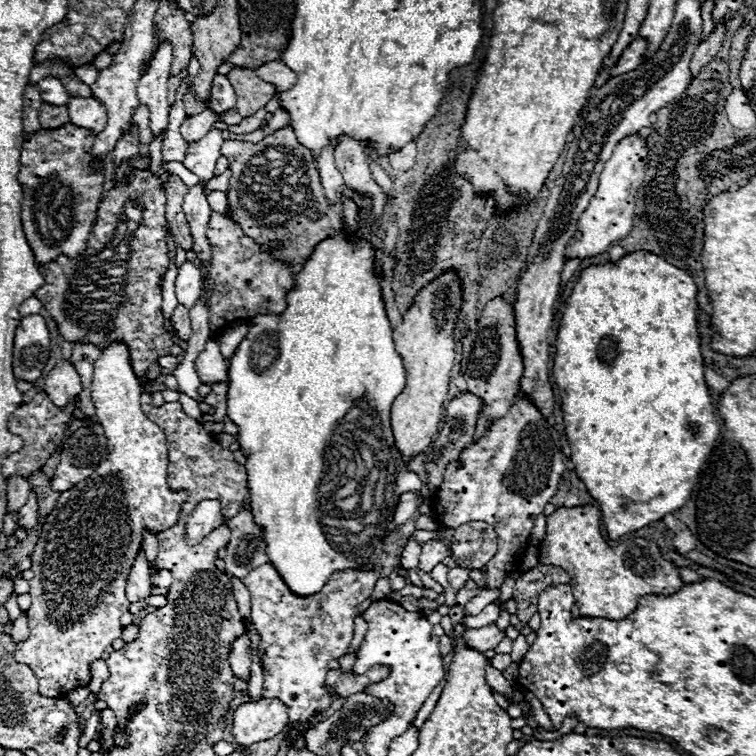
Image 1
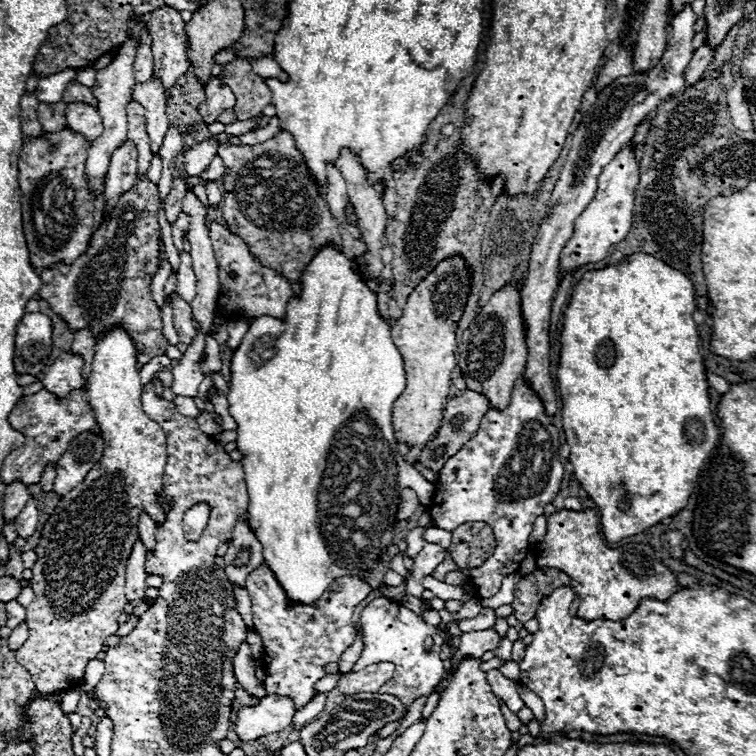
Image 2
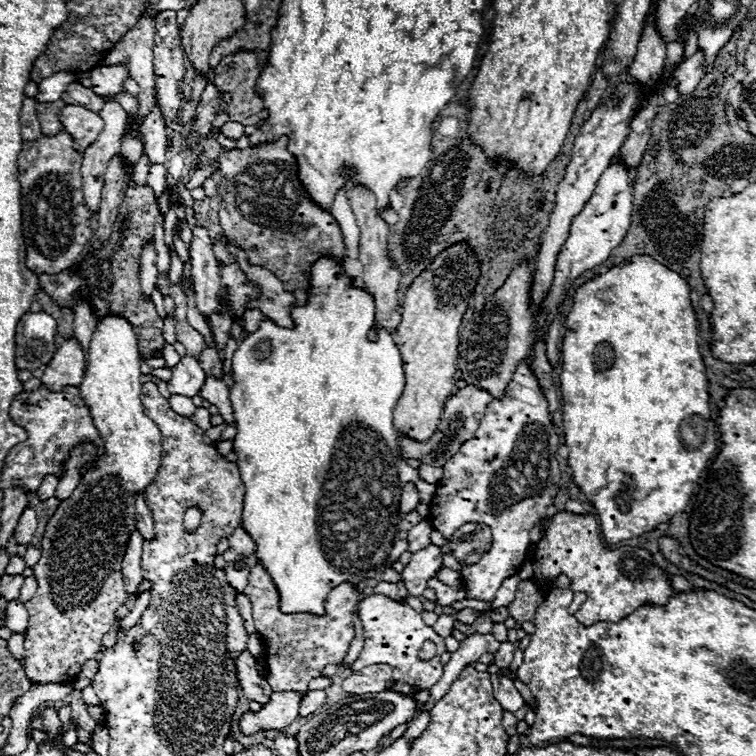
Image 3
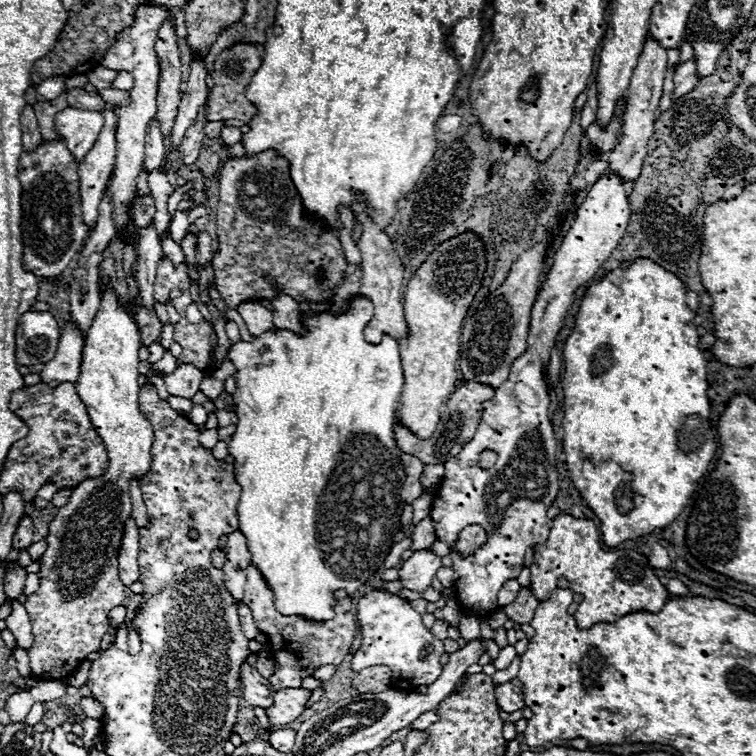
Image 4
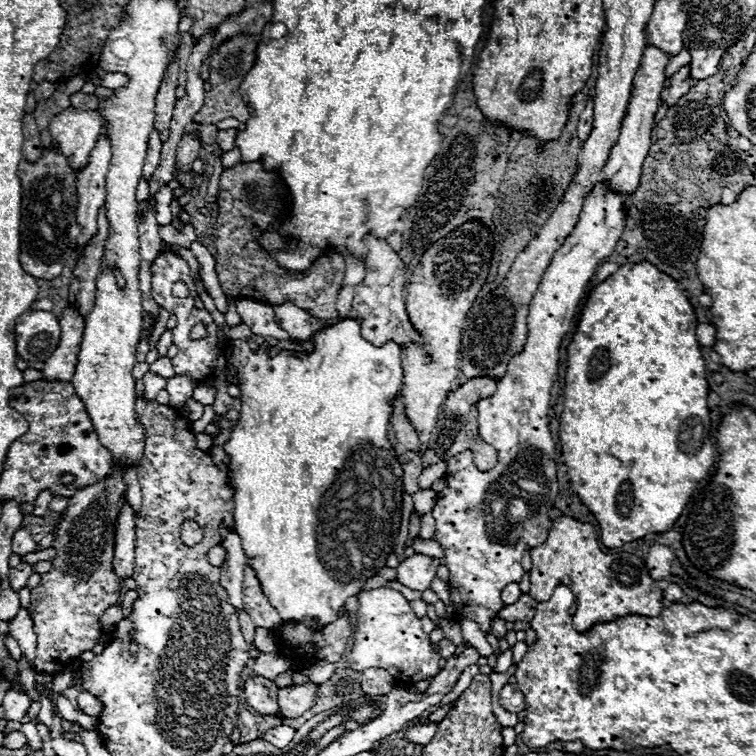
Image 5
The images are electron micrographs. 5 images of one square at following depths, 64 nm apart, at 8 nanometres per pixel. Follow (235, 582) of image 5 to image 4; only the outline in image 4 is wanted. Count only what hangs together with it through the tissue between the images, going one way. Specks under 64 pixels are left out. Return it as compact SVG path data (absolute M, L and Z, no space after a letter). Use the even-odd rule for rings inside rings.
M242 532L228 534L226 544L226 564L224 564L224 584L234 596L234 600L242 600L244 584L246 584L246 568L252 564L252 554L248 550L248 540Z

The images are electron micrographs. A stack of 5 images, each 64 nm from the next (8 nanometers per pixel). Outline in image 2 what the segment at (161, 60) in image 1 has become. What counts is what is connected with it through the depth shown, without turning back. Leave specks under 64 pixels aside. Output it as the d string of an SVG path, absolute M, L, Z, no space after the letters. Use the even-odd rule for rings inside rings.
M152 76L150 82L134 86L134 100L146 110L146 132L150 136L152 152L158 152L168 130L168 112L166 112L166 92L162 80Z

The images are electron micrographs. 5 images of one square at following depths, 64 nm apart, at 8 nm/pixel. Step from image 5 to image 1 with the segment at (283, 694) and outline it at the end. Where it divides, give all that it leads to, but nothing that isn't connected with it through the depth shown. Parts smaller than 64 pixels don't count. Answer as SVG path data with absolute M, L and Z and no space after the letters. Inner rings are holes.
M280 700L246 702L234 710L232 736L238 746L250 746L282 732L286 720L286 706Z

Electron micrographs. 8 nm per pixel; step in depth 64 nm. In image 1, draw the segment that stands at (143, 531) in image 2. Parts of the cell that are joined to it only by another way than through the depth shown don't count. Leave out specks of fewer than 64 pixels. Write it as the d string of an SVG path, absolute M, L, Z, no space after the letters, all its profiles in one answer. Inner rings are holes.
M146 534L146 536L144 536L142 550L144 550L144 554L146 554L146 560L148 560L150 564L154 564L154 560L156 560L156 554L158 554L158 542L156 542L154 534Z

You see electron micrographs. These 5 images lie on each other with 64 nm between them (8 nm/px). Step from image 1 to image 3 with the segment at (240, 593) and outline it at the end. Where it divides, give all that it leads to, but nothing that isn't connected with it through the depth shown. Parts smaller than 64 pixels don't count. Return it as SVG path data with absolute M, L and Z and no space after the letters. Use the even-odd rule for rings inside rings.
M238 594L238 610L240 610L240 616L244 620L244 626L248 630L248 634L254 634L254 624L252 624L252 608L250 608L250 600L246 594Z

